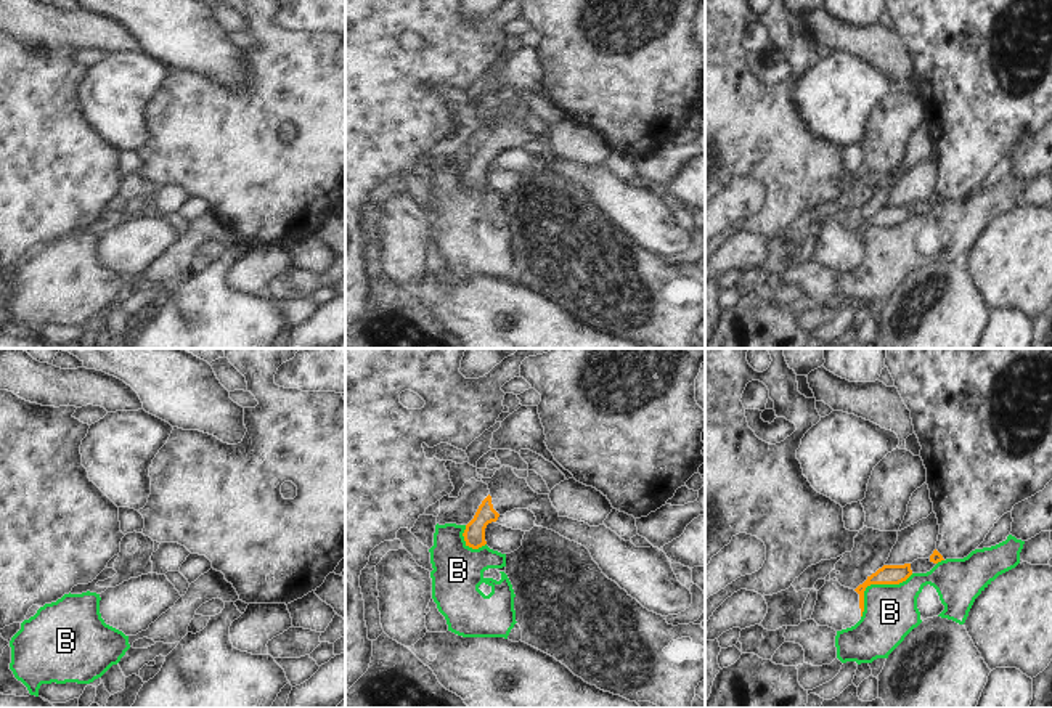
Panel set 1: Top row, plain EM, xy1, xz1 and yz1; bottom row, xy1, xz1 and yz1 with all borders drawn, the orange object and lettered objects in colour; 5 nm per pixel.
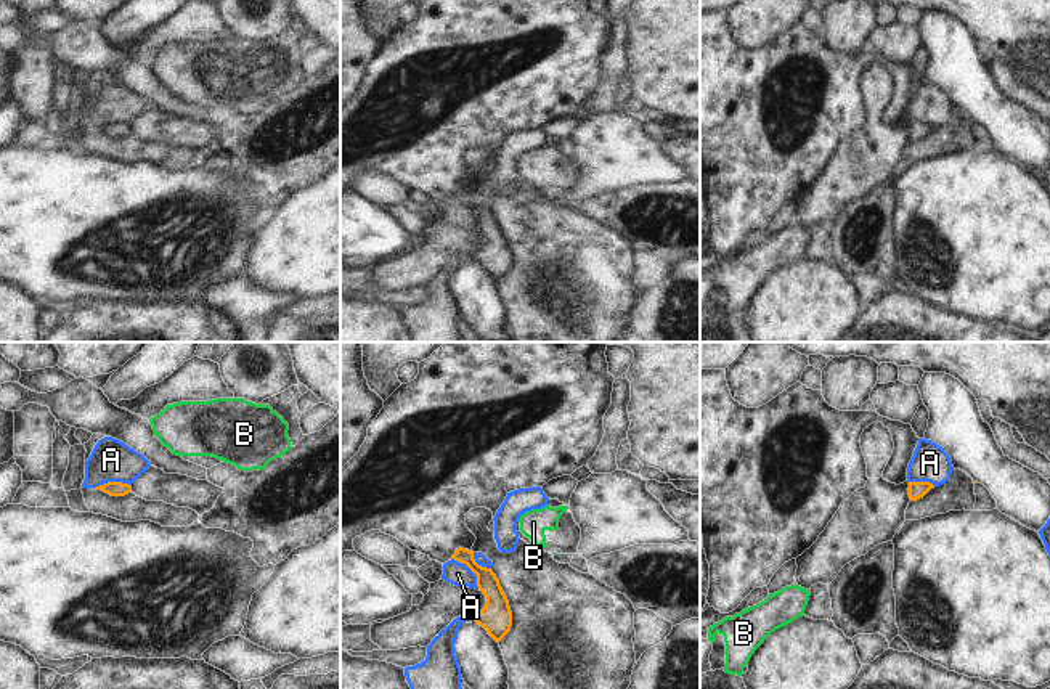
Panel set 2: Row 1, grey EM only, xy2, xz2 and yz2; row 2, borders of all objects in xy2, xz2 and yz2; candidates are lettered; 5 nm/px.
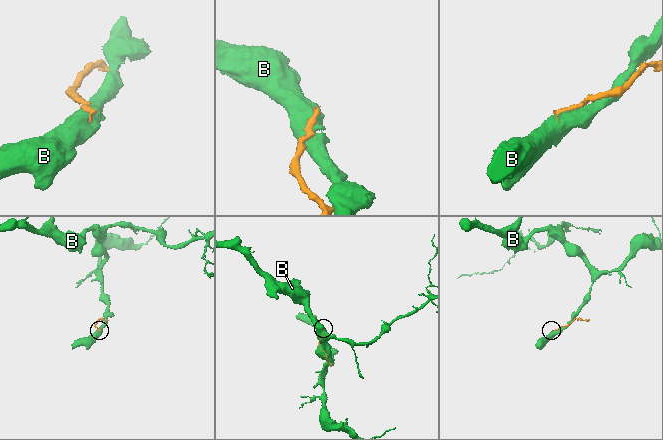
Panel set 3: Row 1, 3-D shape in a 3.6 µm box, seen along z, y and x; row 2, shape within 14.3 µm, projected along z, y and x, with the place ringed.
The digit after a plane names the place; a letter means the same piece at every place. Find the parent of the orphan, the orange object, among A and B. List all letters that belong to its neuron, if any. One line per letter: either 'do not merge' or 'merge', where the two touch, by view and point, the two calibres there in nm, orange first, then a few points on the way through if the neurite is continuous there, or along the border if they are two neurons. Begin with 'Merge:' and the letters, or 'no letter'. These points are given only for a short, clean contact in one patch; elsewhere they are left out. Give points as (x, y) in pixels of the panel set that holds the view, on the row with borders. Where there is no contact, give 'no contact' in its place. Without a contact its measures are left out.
Merge: no letter
A: do not merge; meets orange in xz2 at (471, 569); 140 nm thick on the orange side, 120 nm on the other; border along xz2 (451, 558), (463, 562), (476, 575), (479, 588)
B: do not merge; meets orange in yz1 at (874, 583); 100 nm thick on the orange side, 280 nm on the other

